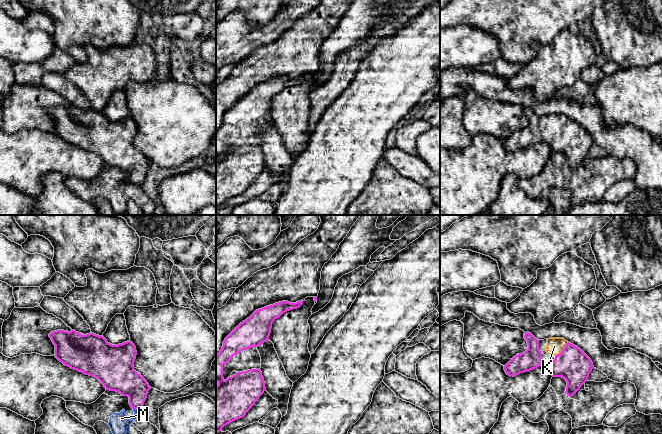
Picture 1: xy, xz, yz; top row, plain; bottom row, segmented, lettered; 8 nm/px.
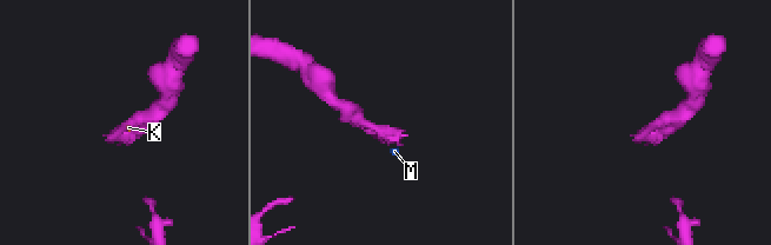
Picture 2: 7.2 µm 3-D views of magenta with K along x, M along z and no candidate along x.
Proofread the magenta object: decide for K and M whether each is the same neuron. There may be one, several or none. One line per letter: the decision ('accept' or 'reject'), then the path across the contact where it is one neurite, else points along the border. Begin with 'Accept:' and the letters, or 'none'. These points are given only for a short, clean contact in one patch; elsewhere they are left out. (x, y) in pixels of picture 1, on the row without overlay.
Accept: K
K: accept; runs through yz (572, 140), (562, 126), (558, 122), (554, 122)
M: reject; border along xy (131, 182), (139, 186)

